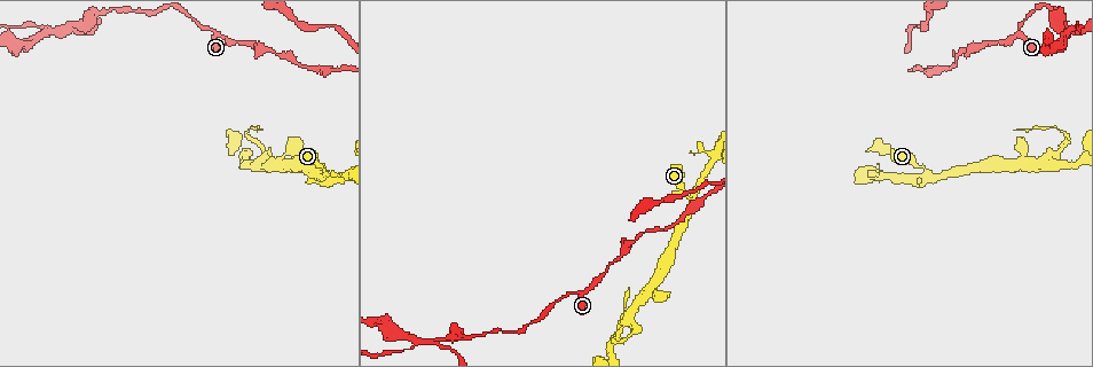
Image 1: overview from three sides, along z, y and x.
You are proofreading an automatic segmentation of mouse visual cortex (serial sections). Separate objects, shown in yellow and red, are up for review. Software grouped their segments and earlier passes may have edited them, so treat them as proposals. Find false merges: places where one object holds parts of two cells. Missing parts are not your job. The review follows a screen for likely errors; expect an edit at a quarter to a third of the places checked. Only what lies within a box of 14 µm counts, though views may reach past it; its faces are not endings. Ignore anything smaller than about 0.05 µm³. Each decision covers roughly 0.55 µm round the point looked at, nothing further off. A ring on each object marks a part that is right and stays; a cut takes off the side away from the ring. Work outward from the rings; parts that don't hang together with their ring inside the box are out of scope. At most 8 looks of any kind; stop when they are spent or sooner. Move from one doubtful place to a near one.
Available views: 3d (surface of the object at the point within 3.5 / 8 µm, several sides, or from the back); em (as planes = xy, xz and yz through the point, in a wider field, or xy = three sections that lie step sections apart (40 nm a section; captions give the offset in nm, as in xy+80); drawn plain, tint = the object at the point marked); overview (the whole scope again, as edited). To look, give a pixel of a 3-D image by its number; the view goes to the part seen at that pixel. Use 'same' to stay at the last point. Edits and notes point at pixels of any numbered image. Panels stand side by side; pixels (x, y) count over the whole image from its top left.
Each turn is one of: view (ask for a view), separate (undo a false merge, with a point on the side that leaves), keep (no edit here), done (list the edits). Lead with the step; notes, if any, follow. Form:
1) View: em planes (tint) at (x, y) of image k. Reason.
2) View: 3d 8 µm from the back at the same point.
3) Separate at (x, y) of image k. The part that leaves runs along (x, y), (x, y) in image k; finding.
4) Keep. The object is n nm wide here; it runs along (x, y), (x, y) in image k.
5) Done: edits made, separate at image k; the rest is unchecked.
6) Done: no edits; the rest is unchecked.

View: 3d 8 µm at (328, 174) of image 1. Arms part here.

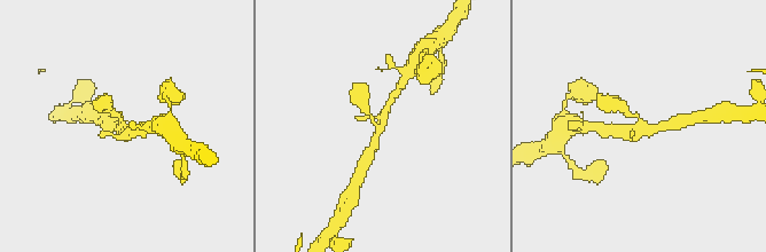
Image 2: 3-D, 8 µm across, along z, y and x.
View: 3d 3.5 µm at (124, 125) of image 2.

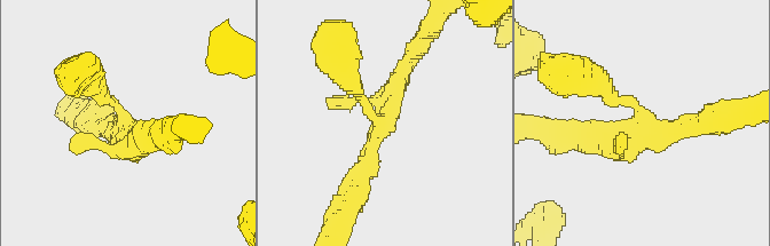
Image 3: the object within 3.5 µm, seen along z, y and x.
View: em xy step 5 (tint) at (124, 122) of image 3. Shape alone is not enough.

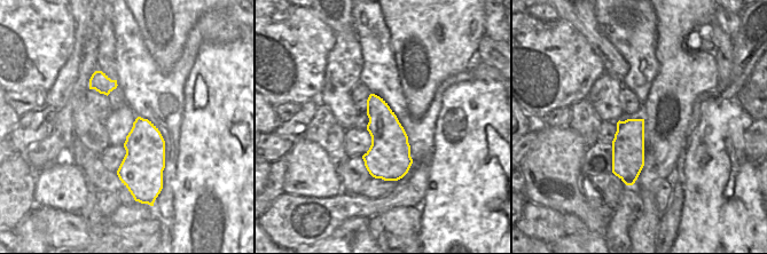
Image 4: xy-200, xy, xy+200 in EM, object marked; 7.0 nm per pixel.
Keep. Continuous, no second cell.

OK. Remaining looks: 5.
View: em xy step 3 (tint) at (1063, 145) of image 1. Calibre changes.

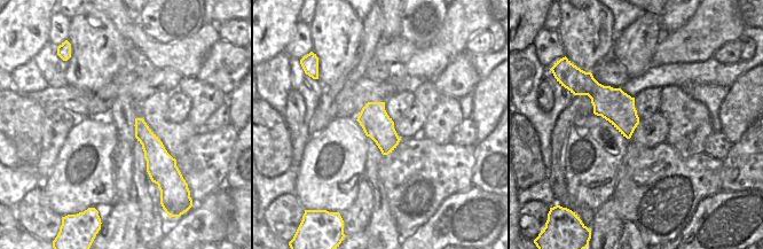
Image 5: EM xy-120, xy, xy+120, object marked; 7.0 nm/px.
View: 3d 3.5 µm at the same point.

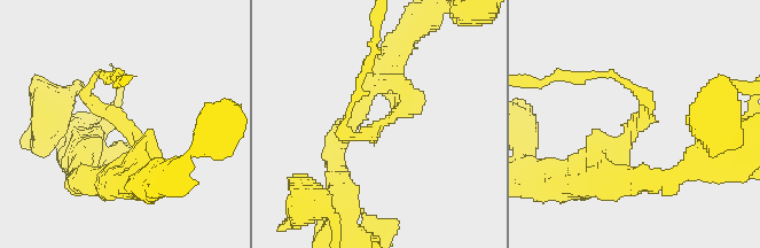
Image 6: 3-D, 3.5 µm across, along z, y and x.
Separate at (641, 119) of image 6. The part that leaves runs along (623, 146), (649, 103), (619, 78) in image 6; a second cell is stuck on.

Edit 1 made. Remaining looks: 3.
Done: edits made, separate at image 6; the rest is unchecked.

